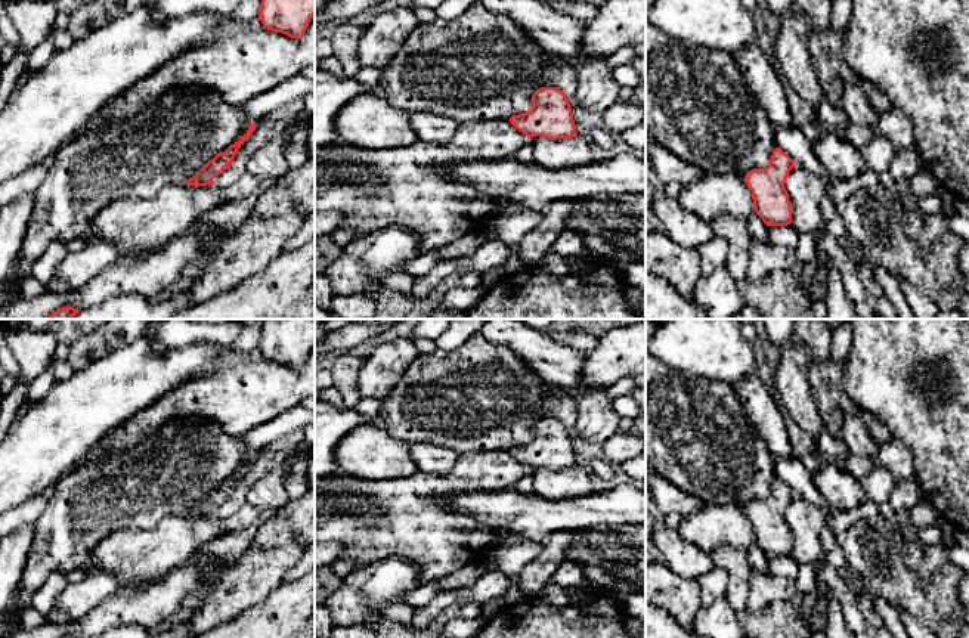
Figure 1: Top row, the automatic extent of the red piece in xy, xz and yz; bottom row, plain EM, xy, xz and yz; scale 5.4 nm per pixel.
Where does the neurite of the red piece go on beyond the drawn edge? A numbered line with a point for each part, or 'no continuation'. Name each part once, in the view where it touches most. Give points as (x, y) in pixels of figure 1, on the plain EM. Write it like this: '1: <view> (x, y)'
no continuation

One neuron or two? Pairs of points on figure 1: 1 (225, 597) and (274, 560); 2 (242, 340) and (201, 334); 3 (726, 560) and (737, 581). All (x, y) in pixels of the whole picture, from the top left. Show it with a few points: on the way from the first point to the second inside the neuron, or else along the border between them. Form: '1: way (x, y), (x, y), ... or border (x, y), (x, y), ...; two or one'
1: way (237, 591), (262, 567); one
2: way (232, 334), (211, 334); one
3: way (730, 564), (737, 572), (737, 576); one

